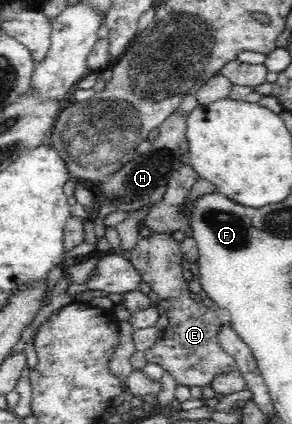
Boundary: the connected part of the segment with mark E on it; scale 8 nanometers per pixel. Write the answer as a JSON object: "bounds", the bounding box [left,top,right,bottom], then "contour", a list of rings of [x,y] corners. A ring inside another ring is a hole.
{"bounds":[124,233,237,386],"contour":[[[152,233],[149,237],[141,237],[138,244],[124,255],[135,266],[135,269],[140,273],[144,283],[149,284],[151,295],[156,298],[156,302],[165,310],[165,316],[169,320],[168,326],[161,331],[149,349],[144,351],[144,360],[146,362],[154,362],[158,366],[162,366],[168,374],[172,374],[172,378],[178,384],[184,386],[208,386],[216,376],[232,372],[237,368],[234,357],[230,356],[222,348],[220,341],[220,332],[222,322],[218,314],[214,311],[215,307],[205,306],[201,300],[197,300],[194,292],[188,287],[188,282],[182,277],[182,253],[181,242],[176,241],[172,237],[172,233]]]}

